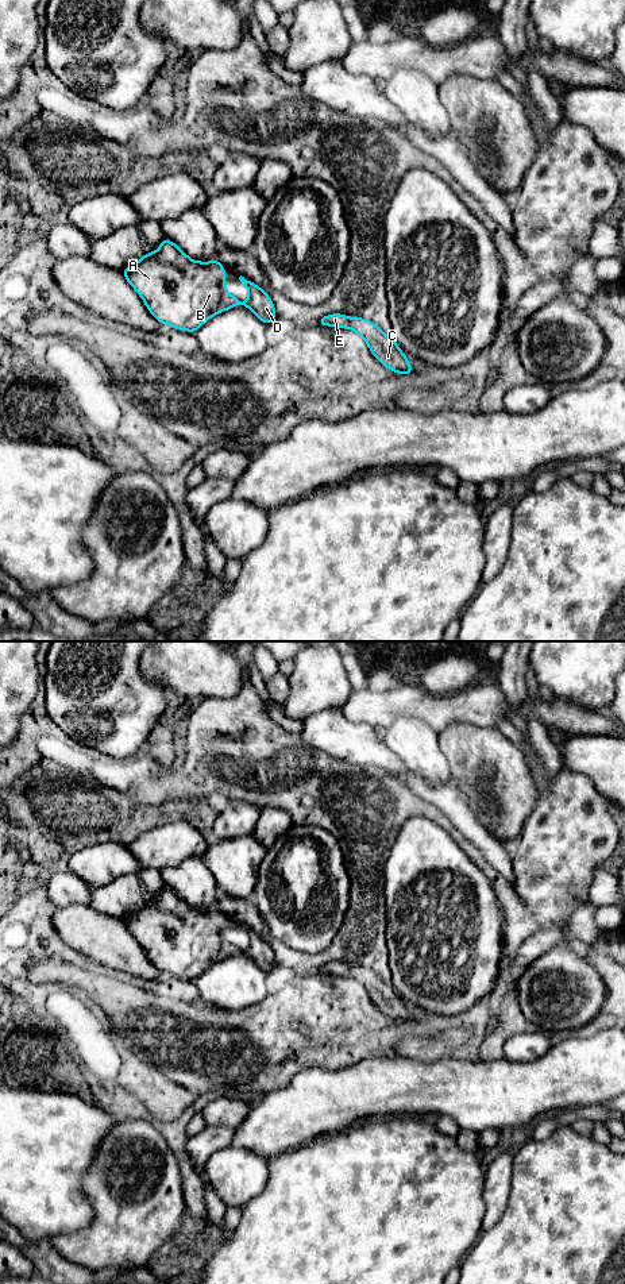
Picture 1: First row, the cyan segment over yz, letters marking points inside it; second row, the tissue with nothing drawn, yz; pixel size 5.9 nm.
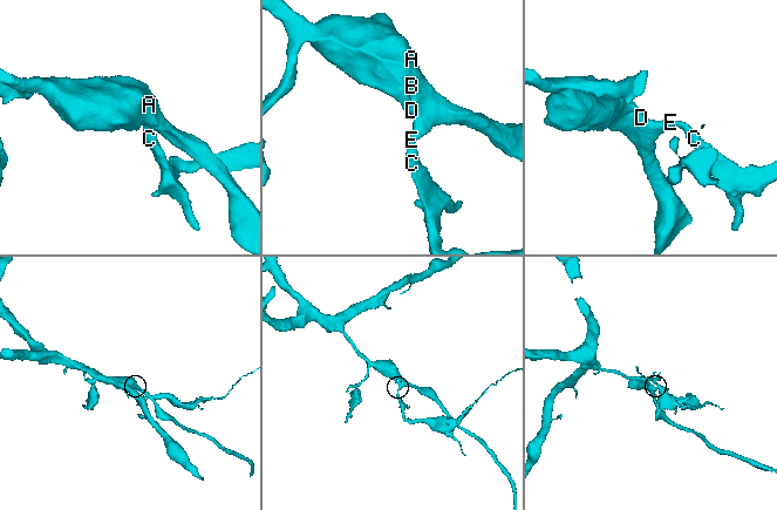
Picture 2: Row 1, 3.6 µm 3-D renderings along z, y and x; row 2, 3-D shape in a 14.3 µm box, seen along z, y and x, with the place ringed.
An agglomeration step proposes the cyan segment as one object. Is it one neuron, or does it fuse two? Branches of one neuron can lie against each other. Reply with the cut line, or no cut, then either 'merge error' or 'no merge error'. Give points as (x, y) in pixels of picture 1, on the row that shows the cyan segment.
no cut | no merge error

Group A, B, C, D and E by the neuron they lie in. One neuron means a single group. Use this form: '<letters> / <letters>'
A B C D E

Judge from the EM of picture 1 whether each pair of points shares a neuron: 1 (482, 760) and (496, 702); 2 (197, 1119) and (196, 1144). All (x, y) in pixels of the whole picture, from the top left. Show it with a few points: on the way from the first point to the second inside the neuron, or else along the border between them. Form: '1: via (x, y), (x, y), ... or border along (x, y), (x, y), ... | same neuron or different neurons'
1: border along (459, 720), (479, 727), (496, 728) | different neurons
2: border along (205, 1125), (199, 1133), (189, 1137) | different neurons

